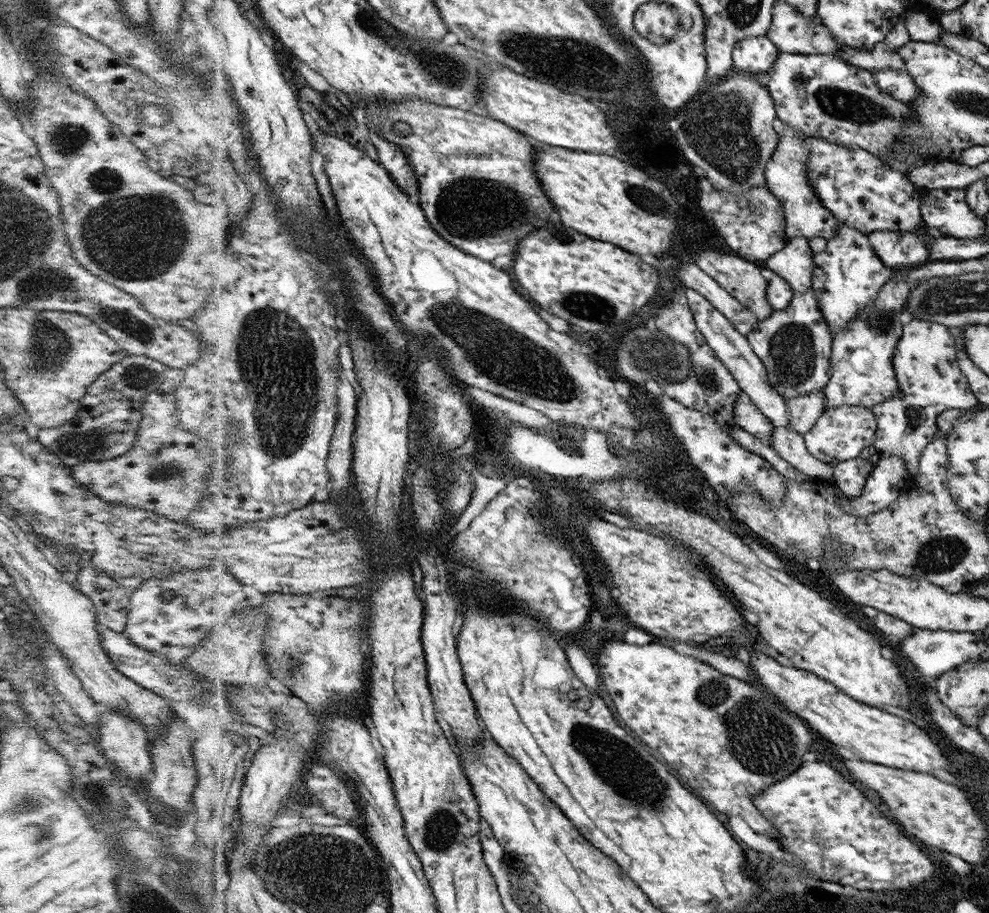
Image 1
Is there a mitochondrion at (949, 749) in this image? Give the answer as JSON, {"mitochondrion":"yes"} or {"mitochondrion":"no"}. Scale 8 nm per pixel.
{"mitochondrion":"no"}

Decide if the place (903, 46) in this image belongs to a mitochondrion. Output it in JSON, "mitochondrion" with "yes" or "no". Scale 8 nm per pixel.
{"mitochondrion":"no"}

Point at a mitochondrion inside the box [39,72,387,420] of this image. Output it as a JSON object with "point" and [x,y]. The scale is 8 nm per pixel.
{"point":[132,238]}

